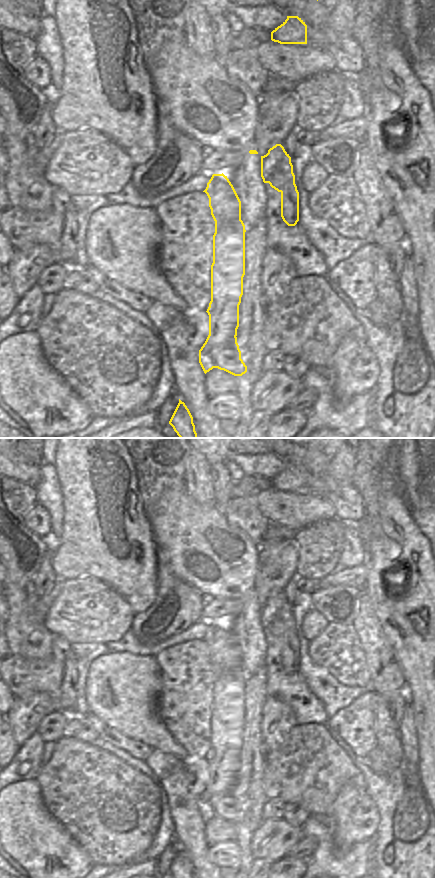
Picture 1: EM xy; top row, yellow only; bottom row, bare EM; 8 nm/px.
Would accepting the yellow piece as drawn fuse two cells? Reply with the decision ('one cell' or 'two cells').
two cells

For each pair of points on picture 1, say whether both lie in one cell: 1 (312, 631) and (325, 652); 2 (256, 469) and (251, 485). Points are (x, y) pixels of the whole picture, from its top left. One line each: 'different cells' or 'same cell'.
1: different cells
2: different cells

